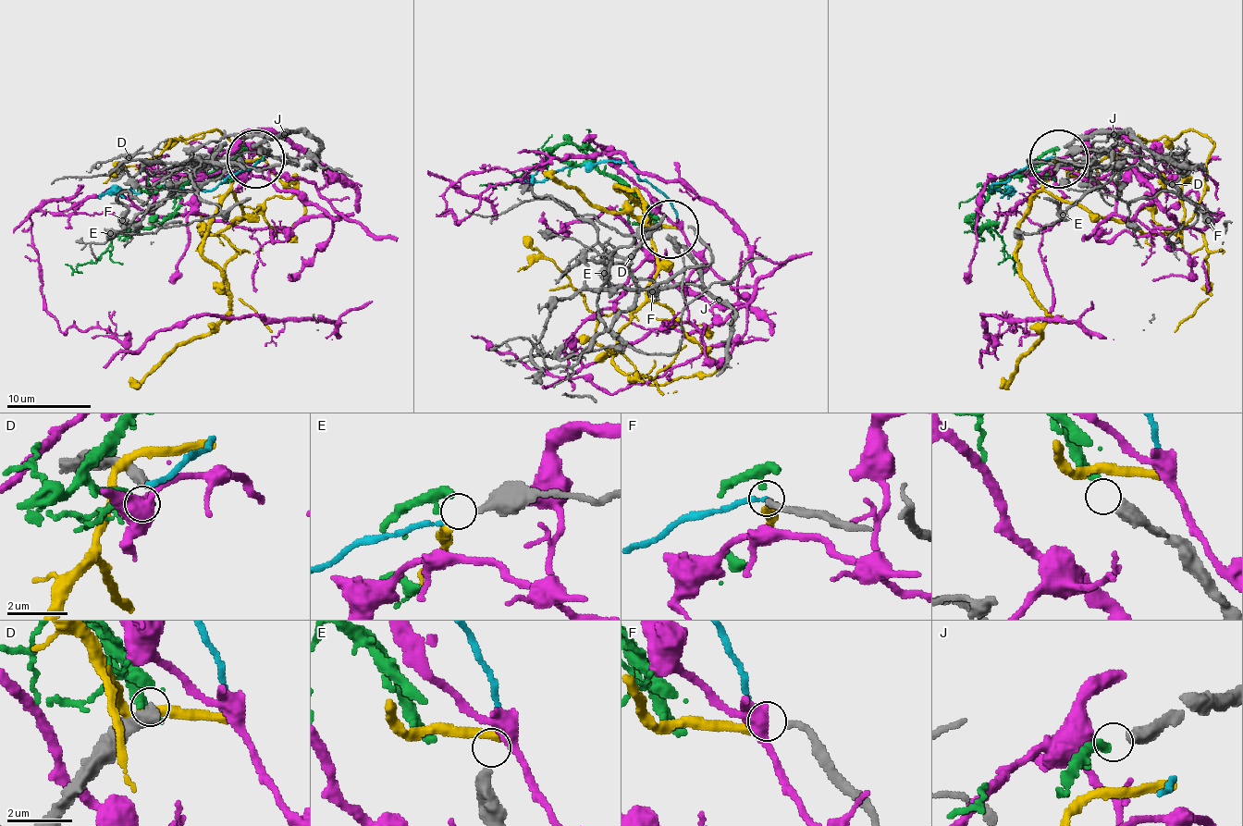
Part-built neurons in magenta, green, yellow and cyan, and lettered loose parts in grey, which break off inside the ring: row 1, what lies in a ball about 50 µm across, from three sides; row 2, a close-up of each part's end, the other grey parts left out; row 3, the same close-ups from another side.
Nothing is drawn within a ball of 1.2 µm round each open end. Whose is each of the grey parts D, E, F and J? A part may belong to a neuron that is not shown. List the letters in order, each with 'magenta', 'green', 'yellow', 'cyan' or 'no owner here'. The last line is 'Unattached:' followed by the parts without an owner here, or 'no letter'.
D: no owner here
E: cyan
F: yellow
J: green
Unattached: D

